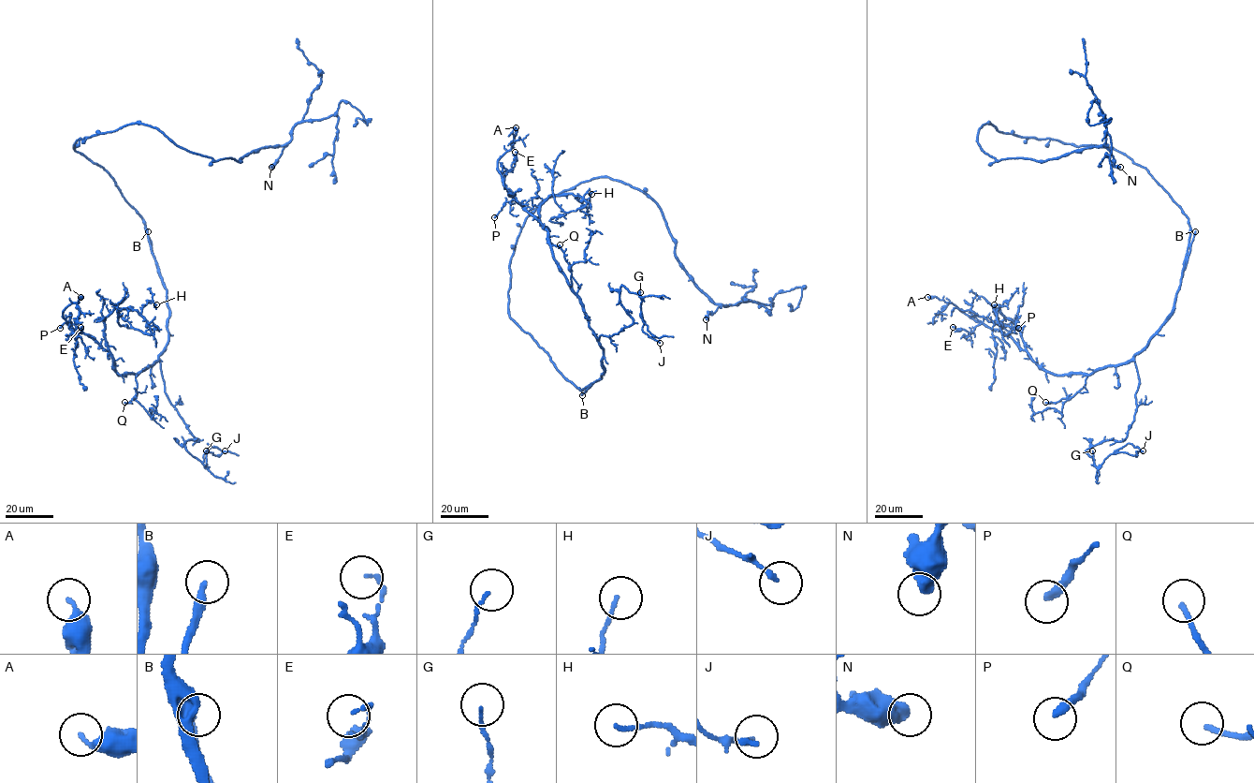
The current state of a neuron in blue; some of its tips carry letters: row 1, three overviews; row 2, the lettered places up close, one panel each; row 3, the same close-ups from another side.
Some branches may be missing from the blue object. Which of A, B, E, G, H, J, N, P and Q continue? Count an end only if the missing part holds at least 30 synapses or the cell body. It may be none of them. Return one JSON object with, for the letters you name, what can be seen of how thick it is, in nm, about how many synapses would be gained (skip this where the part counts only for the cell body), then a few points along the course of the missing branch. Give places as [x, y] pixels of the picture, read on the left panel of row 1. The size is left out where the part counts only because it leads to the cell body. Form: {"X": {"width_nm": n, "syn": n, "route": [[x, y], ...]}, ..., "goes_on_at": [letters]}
{"B": {"width_nm": 280, "route": [[148, 231], [148, 199], [106, 155], [79, 133], [38, 113], [21, 92]]}, "goes_on_at": ["B"]}

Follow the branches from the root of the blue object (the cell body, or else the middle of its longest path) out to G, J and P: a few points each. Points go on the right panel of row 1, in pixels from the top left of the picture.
G: (1140, 165), (1190, 236), (1173, 312), (1134, 358), (1127, 436), (1092, 445), (1094, 462), (1092, 450)
J: (1140, 165), (1188, 219), (1187, 257), (1134, 358), (1127, 436), (1086, 451), (1099, 467), (1143, 450)
P: (1140, 165), (1188, 219), (1172, 315), (1127, 362), (1089, 375), (1045, 371), (1000, 329), (1010, 322), (1018, 328)

